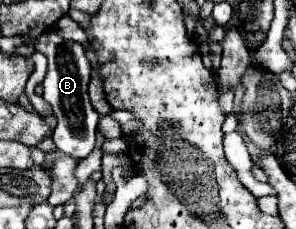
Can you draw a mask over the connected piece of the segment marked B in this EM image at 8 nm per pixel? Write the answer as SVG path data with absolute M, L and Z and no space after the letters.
M42 36L36 40L36 50L48 56L48 72L44 78L44 94L42 98L52 106L52 114L58 120L58 126L54 128L52 140L60 152L66 152L70 156L76 156L78 160L86 158L94 148L94 132L96 132L96 120L100 114L92 108L88 98L88 82L92 66L86 58L84 46L80 42L64 40L60 36Z

